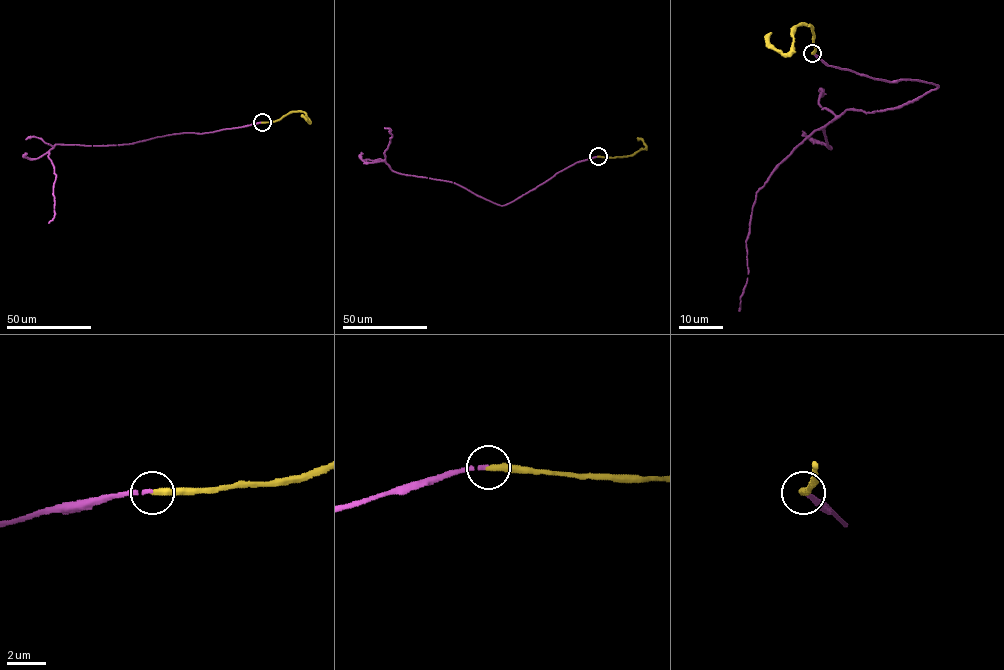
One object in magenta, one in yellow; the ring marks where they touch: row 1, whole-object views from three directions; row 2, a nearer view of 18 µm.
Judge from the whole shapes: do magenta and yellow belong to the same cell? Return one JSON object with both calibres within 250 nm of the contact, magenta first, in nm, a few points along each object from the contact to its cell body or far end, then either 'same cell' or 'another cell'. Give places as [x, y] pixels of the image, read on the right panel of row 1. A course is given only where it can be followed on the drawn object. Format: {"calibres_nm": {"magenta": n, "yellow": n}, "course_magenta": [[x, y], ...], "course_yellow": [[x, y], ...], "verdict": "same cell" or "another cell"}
{"calibres_nm": {"magenta": 180, "yellow": 360}, "course_magenta": [[813, 52], [827, 65], [873, 79], [938, 85], [897, 107], [846, 109], [778, 166], [756, 194], [739, 311]], "course_yellow": [[813, 53], [815, 47], [811, 26], [797, 25], [792, 49], [786, 53], [777, 51], [765, 36]], "verdict": "same cell"}

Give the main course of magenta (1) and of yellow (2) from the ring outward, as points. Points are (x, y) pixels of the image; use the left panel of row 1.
1: (262, 122), (131, 143), (55, 144), (48, 156), (56, 175), (55, 215), (48, 223)
2: (262, 122), (275, 122), (292, 112), (303, 111), (310, 122), (301, 116)

